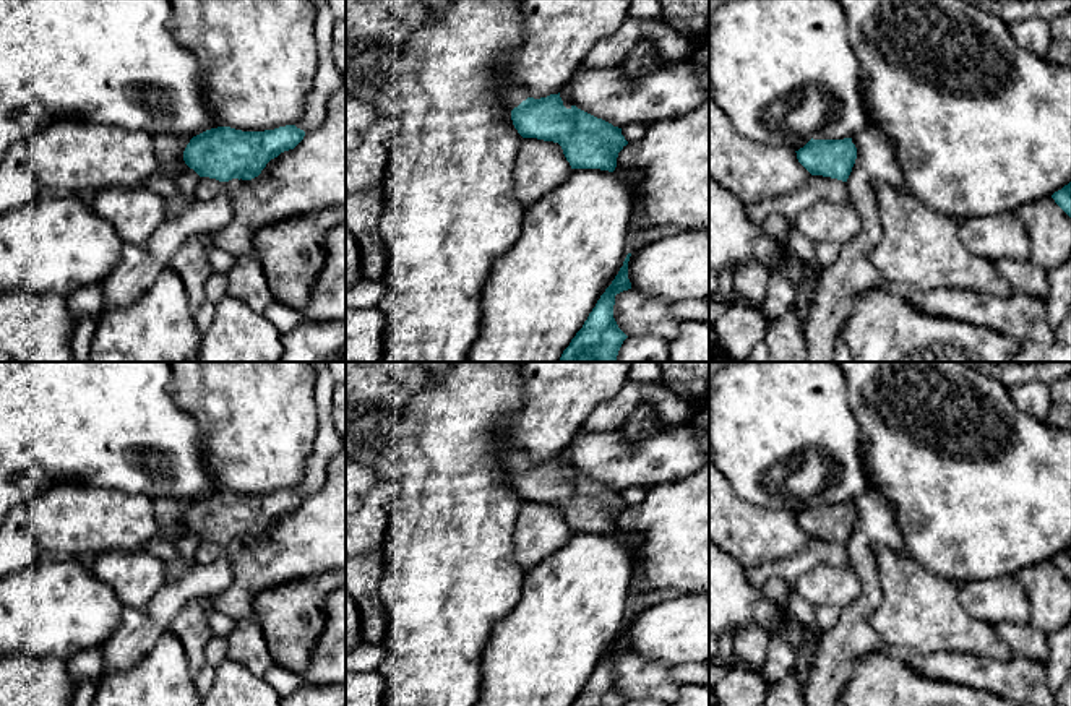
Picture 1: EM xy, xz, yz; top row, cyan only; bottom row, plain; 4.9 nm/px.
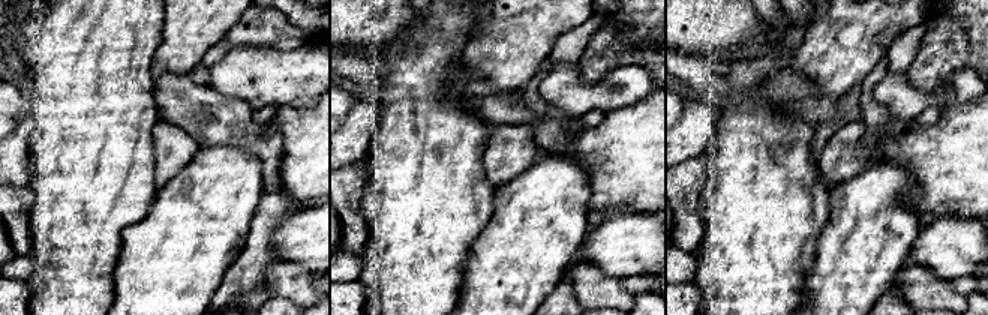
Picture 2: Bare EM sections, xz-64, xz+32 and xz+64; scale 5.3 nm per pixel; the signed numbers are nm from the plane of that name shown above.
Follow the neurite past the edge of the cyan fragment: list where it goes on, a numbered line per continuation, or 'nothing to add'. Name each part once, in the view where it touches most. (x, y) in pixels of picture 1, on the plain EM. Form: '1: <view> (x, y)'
1: xz (513, 458)

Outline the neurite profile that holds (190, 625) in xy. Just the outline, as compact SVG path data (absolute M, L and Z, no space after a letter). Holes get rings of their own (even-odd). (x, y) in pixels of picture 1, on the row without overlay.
M191 601L174 617L172 623L169 625L169 631L174 633L178 641L182 643L191 677L195 678L204 662L204 646L213 636L213 631L208 623L204 601Z

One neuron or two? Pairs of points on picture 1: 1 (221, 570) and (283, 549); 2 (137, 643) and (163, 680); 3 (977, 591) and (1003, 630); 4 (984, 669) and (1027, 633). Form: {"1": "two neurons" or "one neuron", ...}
{"1": "two neurons", "2": "two neurons", "3": "two neurons", "4": "two neurons"}

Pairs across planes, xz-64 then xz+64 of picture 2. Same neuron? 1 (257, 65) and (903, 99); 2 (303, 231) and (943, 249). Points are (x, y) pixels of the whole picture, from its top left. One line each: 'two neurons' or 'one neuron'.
1: one neuron
2: one neuron

